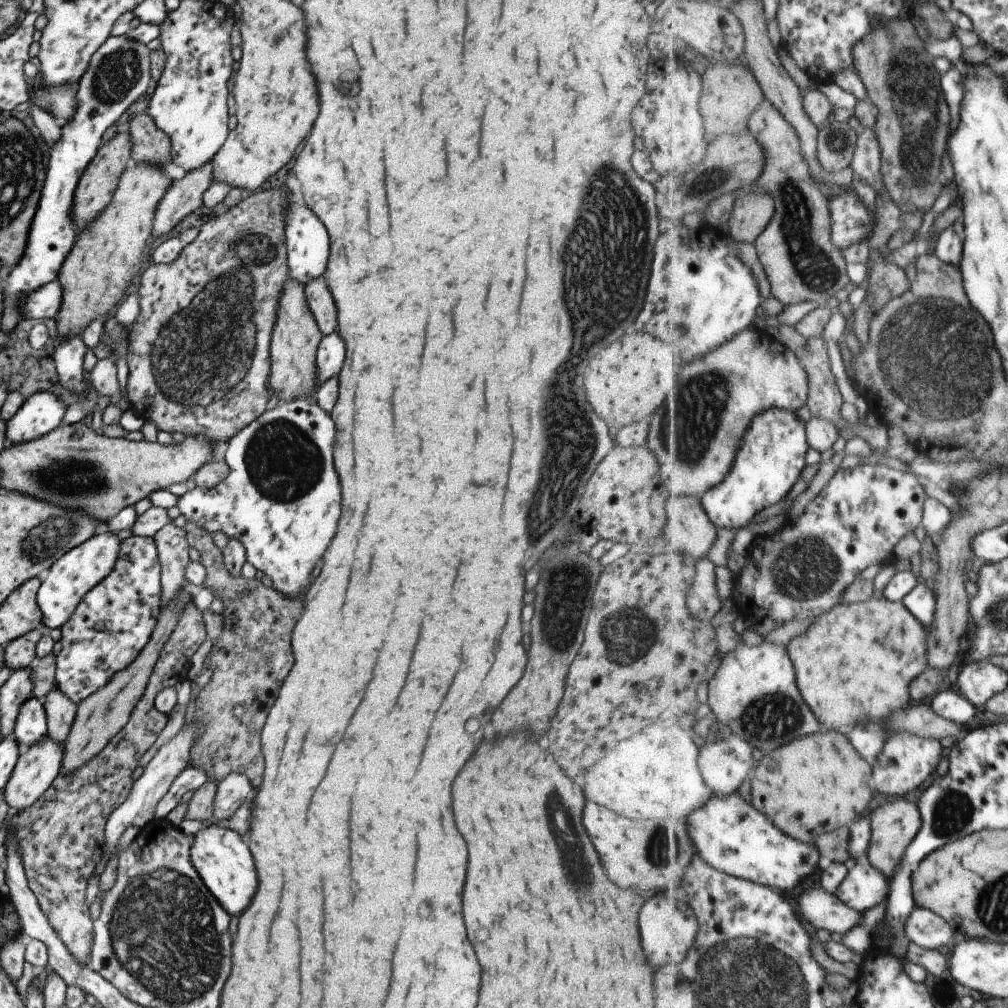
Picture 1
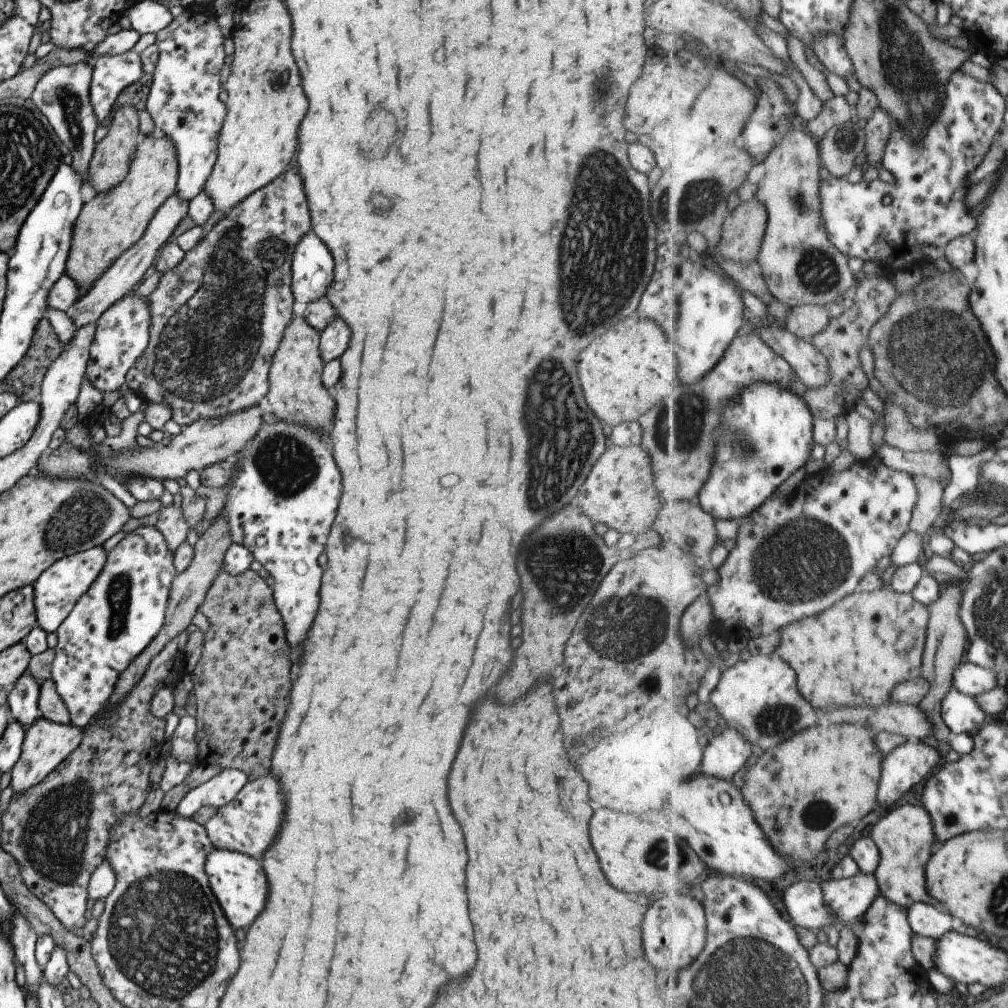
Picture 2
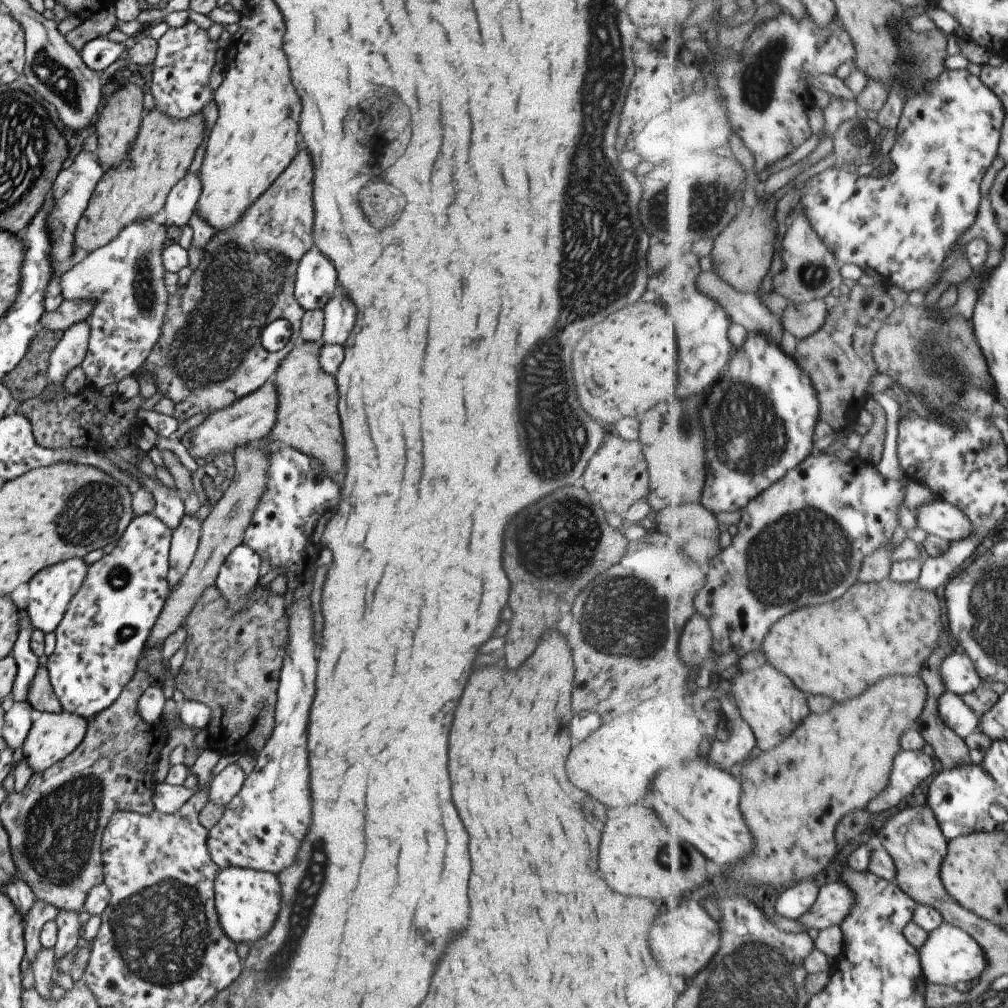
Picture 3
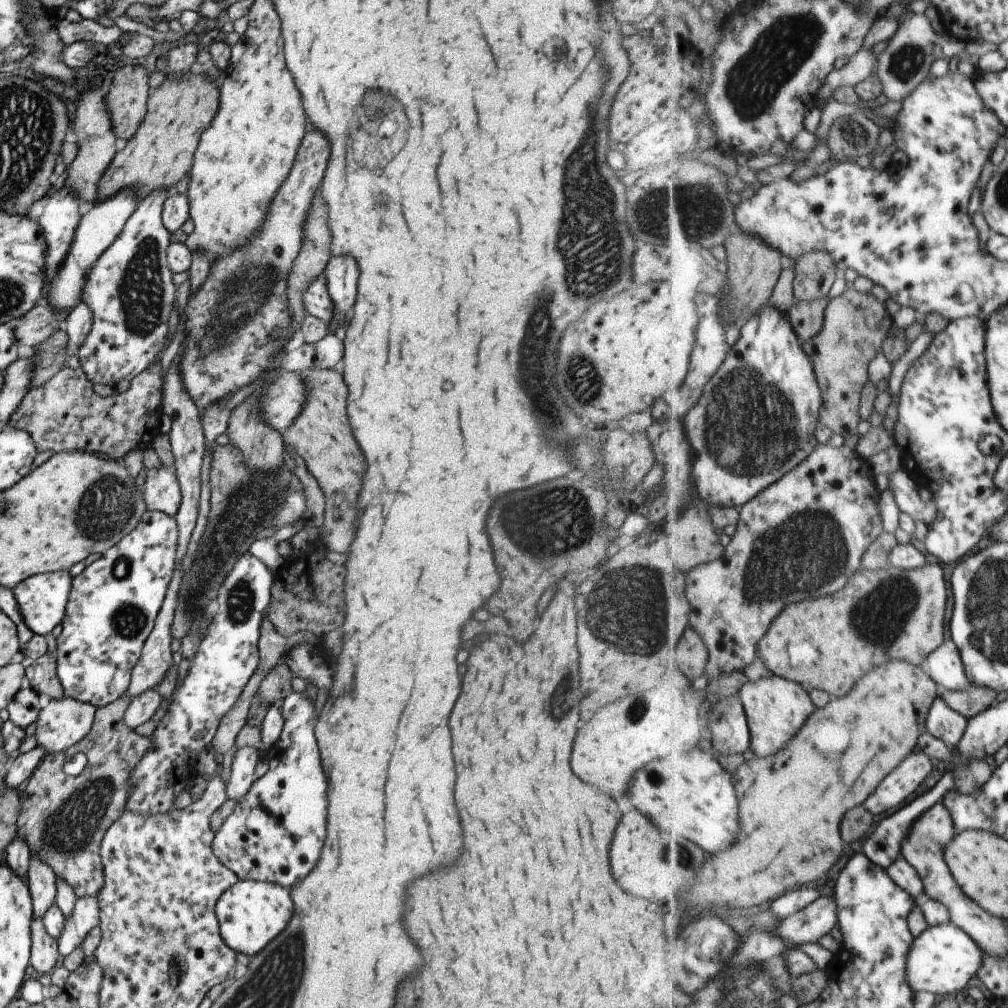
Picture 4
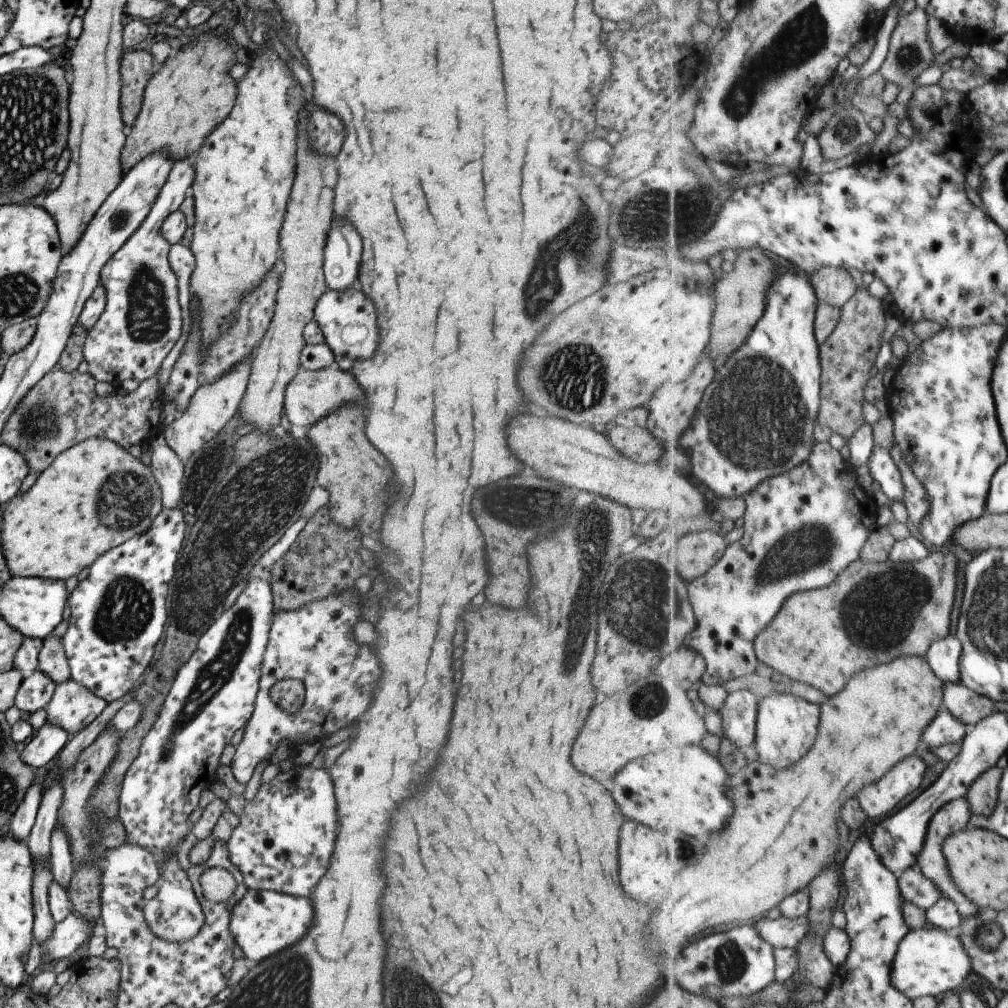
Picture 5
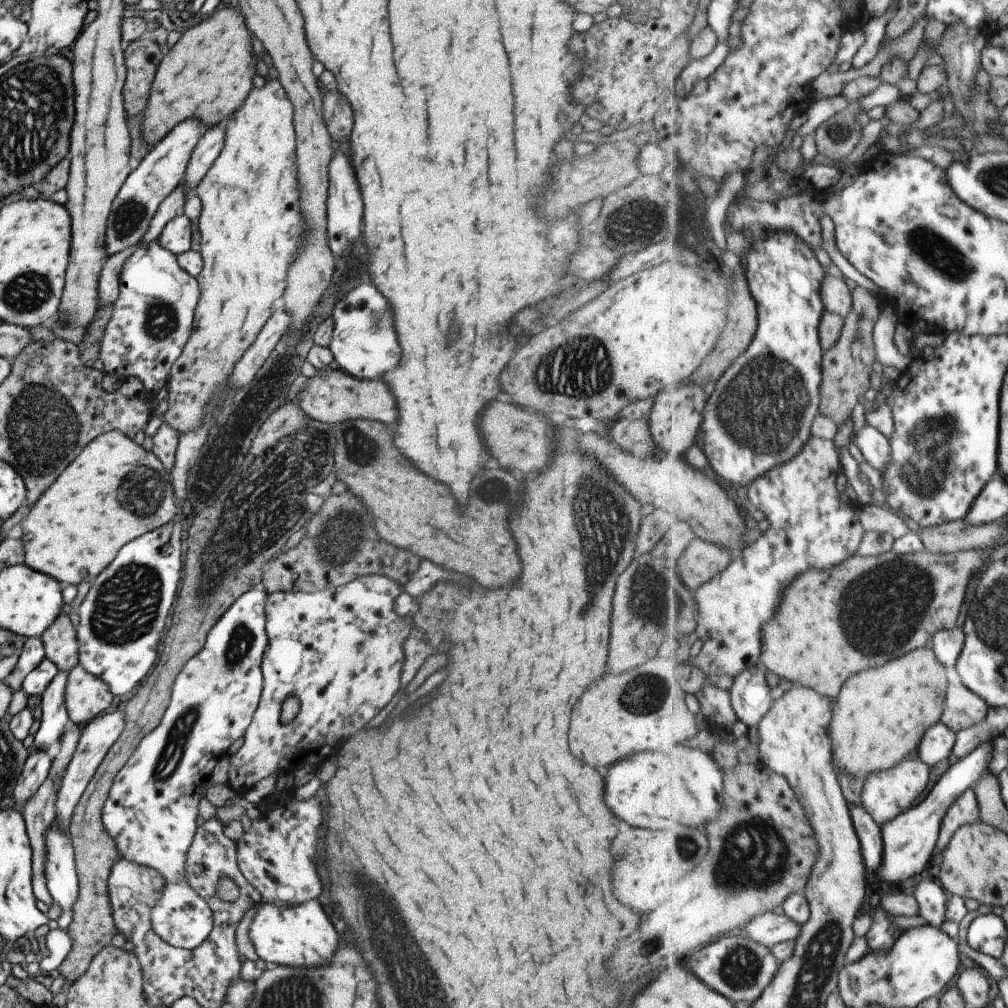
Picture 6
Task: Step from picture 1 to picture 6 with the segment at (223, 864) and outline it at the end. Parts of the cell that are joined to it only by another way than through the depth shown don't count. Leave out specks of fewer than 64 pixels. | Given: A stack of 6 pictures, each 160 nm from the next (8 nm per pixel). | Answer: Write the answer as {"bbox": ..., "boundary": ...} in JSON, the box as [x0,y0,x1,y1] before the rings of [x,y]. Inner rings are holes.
{"bbox":[249,899,340,968],"boundary":[[[317,899],[284,908],[262,901],[256,908],[257,915],[250,925],[249,935],[257,955],[268,964],[285,968],[314,968],[328,964],[336,954],[340,936]]]}

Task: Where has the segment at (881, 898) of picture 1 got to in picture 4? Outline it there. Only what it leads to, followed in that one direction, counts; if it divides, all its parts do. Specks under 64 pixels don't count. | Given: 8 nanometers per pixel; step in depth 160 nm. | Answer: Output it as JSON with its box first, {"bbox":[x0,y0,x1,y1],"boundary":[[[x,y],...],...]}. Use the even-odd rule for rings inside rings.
{"bbox":[774,896,839,945],"boundary":[[[821,896],[798,914],[781,919],[774,931],[788,945],[818,943],[828,936],[839,922],[839,904],[835,897]]]}

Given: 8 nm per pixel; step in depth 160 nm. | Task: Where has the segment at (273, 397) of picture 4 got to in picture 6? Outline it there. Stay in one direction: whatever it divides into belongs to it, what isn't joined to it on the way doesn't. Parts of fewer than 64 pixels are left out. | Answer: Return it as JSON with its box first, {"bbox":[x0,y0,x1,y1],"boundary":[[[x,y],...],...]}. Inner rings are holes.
{"bbox":[298,369,398,425],"boundary":[[[342,369],[325,372],[314,378],[301,380],[299,386],[302,388],[298,399],[301,409],[314,420],[337,425],[346,421],[356,419],[378,420],[384,424],[394,424],[398,420],[396,400],[390,392],[390,388],[380,380],[362,380],[349,375]]]}

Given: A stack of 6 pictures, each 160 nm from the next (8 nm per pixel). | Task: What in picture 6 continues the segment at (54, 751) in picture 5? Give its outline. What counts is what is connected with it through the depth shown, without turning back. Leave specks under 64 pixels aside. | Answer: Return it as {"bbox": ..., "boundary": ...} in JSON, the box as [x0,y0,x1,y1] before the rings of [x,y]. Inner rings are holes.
{"bbox":[32,670,73,751],"boundary":[[[59,670],[52,682],[43,690],[38,713],[41,726],[32,747],[46,751],[50,744],[59,742],[62,733],[73,725],[65,703],[68,679],[69,672]]]}

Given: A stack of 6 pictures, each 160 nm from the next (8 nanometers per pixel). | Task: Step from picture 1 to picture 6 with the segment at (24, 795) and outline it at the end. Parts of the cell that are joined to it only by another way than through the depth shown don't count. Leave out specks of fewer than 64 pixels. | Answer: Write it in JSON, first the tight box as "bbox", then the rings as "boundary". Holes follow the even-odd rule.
{"bbox":[65,662,114,727],"boundary":[[[79,662],[69,672],[65,703],[69,719],[82,727],[101,715],[114,700],[111,688],[99,676],[89,673]]]}

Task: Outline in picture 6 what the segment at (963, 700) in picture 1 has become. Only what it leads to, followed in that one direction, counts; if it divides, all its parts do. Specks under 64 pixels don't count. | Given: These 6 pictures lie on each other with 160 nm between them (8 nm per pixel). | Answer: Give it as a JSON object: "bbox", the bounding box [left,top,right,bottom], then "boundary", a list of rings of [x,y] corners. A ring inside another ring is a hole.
{"bbox":[916,722,959,766],"boundary":[[[940,722],[927,732],[916,755],[930,766],[936,766],[952,756],[958,739],[959,735],[955,730]]]}

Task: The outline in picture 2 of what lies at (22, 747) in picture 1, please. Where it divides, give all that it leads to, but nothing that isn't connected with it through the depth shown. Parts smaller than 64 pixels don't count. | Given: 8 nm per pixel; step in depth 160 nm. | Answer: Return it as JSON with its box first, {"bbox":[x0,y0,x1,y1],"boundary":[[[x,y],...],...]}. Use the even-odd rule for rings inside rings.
{"bbox":[7,671,42,729],"boundary":[[[28,671],[20,676],[14,687],[9,690],[7,704],[14,720],[21,724],[23,729],[30,728],[32,724],[36,724],[36,720],[42,718],[38,705],[39,696],[38,682]]]}

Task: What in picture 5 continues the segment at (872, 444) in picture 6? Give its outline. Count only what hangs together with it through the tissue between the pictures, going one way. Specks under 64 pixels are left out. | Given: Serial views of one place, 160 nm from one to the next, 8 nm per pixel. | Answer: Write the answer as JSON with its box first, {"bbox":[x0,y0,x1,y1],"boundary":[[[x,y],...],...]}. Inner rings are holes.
{"bbox":[869,445,906,502],"boundary":[[[876,445],[869,466],[873,478],[881,484],[891,502],[896,500],[903,502],[906,494],[904,476],[902,476],[902,470],[898,468],[892,451],[885,446]]]}

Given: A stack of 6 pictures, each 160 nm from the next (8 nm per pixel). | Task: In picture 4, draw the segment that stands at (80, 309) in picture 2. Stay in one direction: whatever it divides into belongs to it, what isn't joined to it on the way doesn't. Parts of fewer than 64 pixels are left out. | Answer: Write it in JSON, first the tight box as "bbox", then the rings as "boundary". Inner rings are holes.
{"bbox":[12,302,68,348],"boundary":[[[45,302],[32,307],[23,317],[12,323],[16,342],[20,346],[36,348],[55,330],[63,327],[68,313],[58,313]]]}

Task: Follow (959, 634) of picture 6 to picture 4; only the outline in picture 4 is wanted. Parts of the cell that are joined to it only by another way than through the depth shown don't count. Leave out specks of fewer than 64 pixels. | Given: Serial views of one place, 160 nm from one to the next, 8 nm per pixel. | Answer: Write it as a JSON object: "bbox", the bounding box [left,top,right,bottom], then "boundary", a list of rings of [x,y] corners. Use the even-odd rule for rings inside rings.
{"bbox":[926,636,972,690],"boundary":[[[952,636],[928,658],[926,666],[935,682],[947,690],[964,690],[972,684],[963,659],[962,649]]]}

